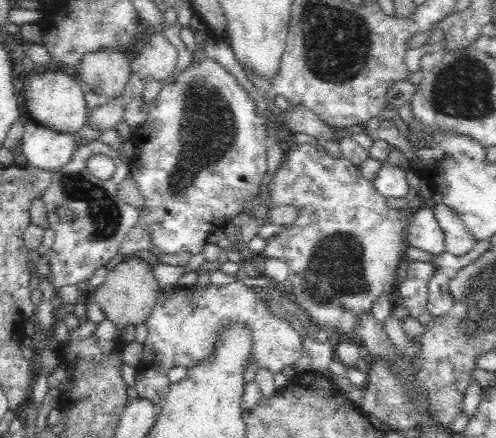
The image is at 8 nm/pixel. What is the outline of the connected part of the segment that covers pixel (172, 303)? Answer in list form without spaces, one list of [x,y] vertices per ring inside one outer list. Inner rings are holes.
[[[232,280],[224,286],[213,285],[180,285],[178,283],[166,287],[160,292],[156,300],[155,307],[145,322],[148,335],[145,339],[144,352],[142,358],[135,370],[135,388],[134,395],[149,400],[152,404],[158,406],[166,396],[166,392],[170,388],[171,382],[167,377],[170,368],[176,366],[186,369],[200,364],[206,360],[206,356],[210,356],[217,348],[218,332],[224,326],[245,326],[249,328],[254,340],[254,352],[249,358],[247,364],[256,364],[258,368],[266,368],[270,372],[282,372],[286,366],[292,366],[295,362],[305,354],[303,349],[303,340],[298,332],[290,326],[290,324],[273,315],[267,304],[259,297],[256,290],[247,287],[242,281]]]

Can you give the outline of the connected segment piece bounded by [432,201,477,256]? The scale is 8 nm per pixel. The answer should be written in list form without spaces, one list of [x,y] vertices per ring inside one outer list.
[[[442,201],[436,203],[432,208],[442,232],[444,233],[445,251],[451,252],[454,256],[464,256],[468,254],[476,239],[472,233],[464,226],[460,216],[454,210],[446,207]]]

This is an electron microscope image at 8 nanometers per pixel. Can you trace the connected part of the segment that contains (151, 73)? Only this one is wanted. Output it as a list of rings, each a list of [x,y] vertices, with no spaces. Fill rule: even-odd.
[[[151,32],[146,44],[135,60],[131,70],[143,82],[168,79],[178,62],[178,51],[161,32]]]

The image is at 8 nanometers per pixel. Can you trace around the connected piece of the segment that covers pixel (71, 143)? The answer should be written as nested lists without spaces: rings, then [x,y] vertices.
[[[30,119],[25,120],[23,128],[22,153],[27,158],[26,164],[34,168],[60,170],[72,160],[72,154],[80,146],[72,134],[56,133]]]

